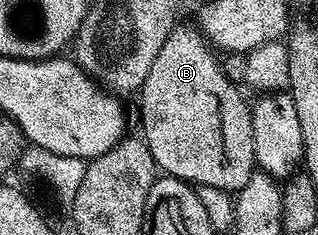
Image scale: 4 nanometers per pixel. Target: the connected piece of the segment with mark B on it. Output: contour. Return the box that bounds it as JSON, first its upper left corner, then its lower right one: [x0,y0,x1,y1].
[138,26,257,193]

